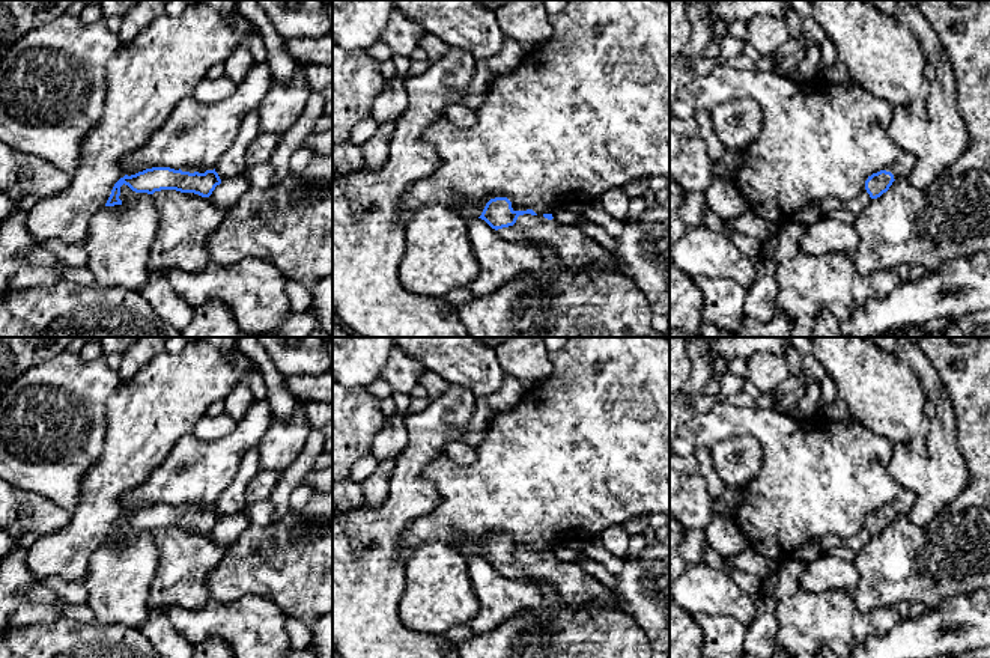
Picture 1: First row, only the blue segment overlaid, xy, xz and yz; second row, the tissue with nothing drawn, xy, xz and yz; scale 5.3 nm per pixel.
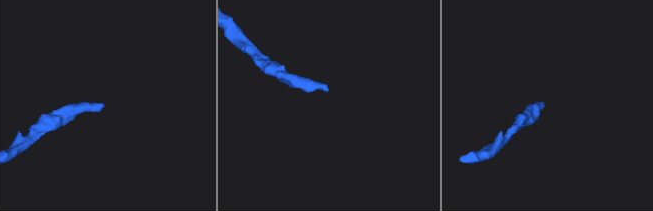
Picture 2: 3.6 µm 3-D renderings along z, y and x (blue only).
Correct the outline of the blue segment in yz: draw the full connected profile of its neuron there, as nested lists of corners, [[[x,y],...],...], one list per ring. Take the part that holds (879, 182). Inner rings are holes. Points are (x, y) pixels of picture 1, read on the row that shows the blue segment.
[[[901,151],[895,163],[877,173],[873,173],[865,181],[865,190],[871,199],[880,197],[889,190],[895,179],[907,179],[915,164],[915,157],[906,151]]]

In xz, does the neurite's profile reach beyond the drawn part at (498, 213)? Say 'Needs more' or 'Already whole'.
Needs more

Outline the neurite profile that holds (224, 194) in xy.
[[[244,170],[221,181],[209,197],[217,206],[227,211],[248,188],[250,182],[247,172]]]

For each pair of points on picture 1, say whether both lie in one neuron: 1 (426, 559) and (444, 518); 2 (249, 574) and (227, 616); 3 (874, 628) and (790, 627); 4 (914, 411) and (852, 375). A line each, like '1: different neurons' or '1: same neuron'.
1: different neurons
2: different neurons
3: same neuron
4: same neuron

